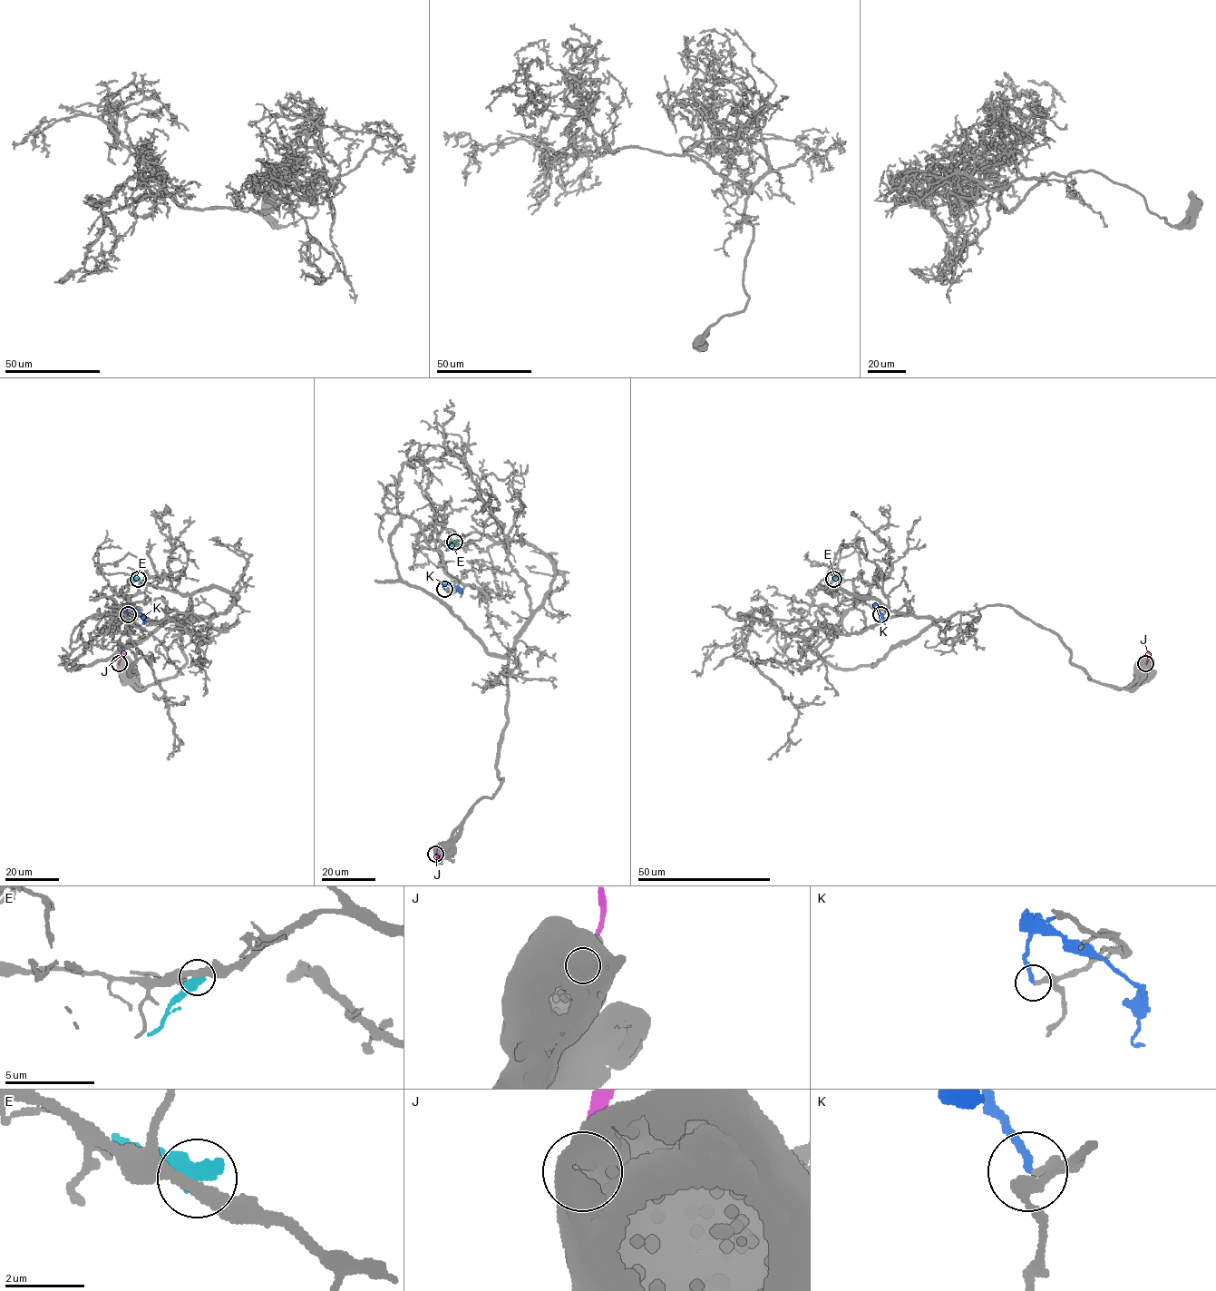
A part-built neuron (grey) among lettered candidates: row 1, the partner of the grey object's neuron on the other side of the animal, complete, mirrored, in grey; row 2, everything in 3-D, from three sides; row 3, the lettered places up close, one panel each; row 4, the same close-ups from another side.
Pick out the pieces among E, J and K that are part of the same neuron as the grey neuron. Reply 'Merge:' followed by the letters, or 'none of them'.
Merge: none of them

